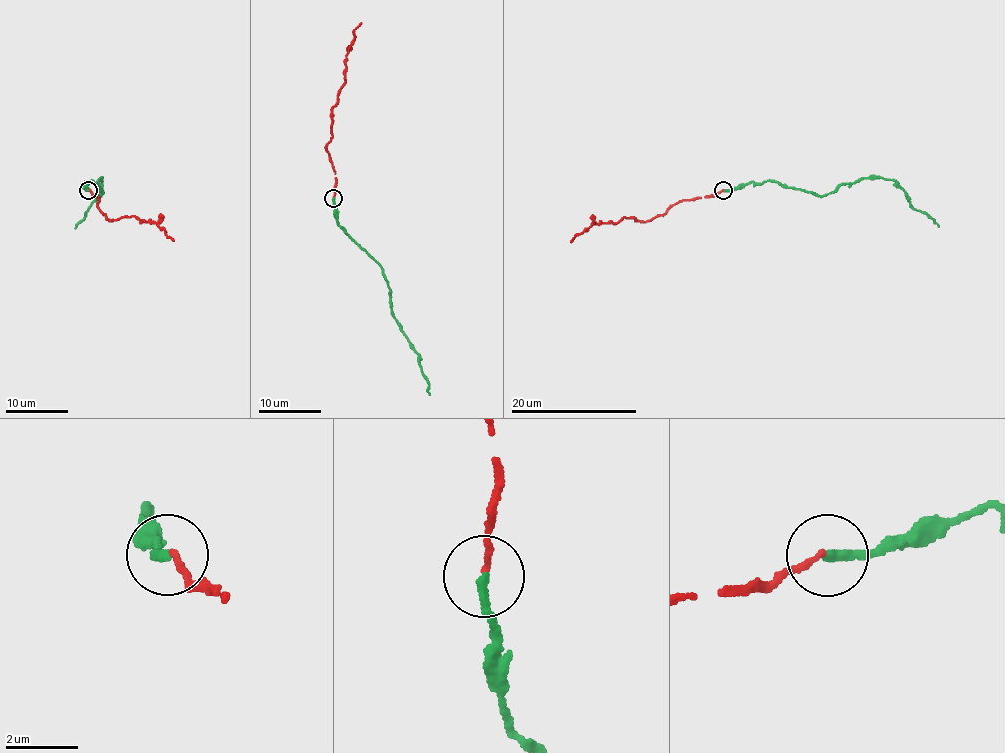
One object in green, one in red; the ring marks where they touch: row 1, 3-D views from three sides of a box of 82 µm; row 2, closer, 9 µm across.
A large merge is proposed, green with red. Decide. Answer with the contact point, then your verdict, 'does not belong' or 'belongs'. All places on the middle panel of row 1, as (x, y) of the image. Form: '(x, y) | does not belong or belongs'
(333, 198) | belongs

